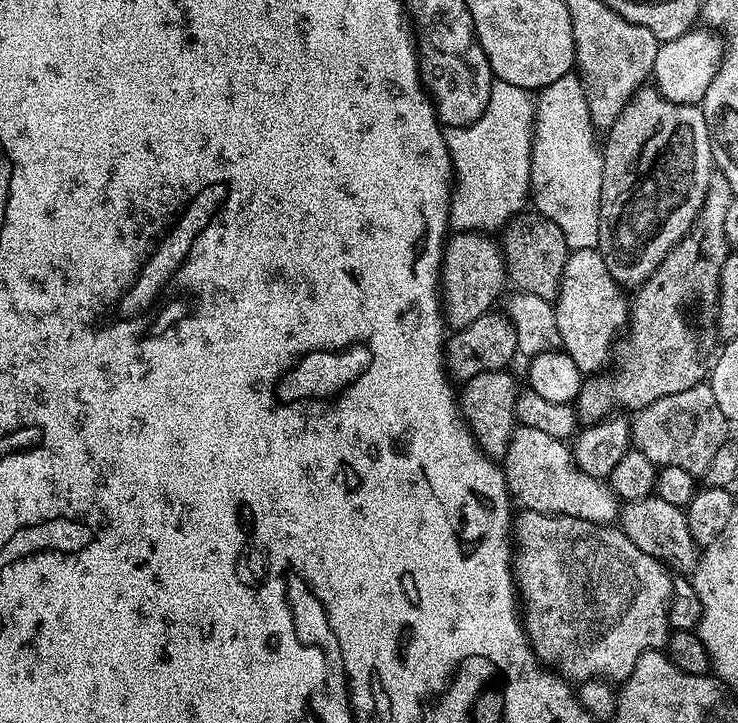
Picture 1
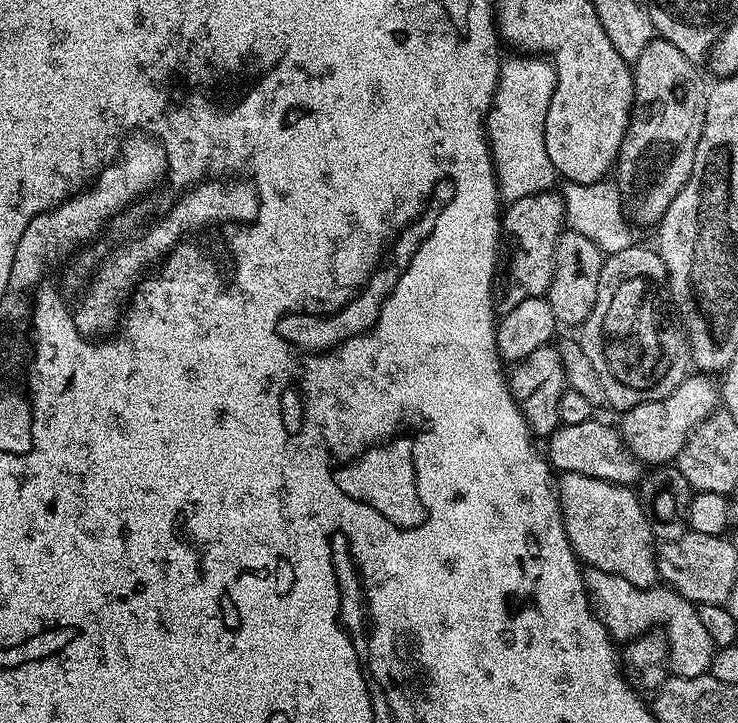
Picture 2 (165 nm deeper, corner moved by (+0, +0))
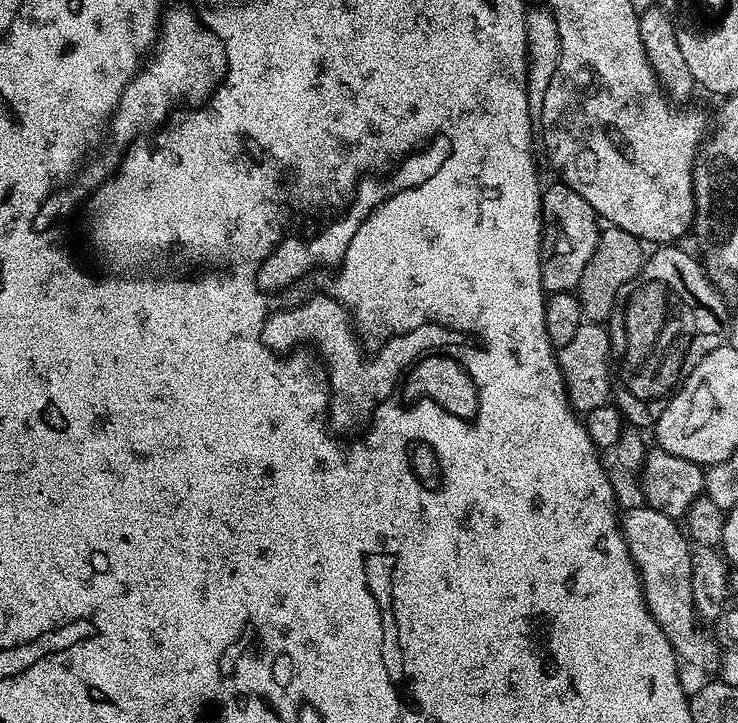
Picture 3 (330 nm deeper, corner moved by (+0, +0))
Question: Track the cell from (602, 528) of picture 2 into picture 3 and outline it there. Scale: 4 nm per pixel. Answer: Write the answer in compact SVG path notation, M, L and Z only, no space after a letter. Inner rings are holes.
M641 506L623 513L620 531L628 543L628 552L640 574L640 587L644 589L644 601L650 614L666 638L670 638L677 657L685 665L693 664L704 672L715 673L722 655L721 645L711 631L698 623L694 598L692 597L692 554L685 529L657 508Z

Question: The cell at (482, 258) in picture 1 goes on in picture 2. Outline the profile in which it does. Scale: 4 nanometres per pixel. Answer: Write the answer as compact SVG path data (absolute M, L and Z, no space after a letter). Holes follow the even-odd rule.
M556 190L518 198L503 209L500 230L503 239L512 243L512 261L508 264L508 285L504 288L505 309L518 306L518 302L526 302L526 298L544 296L547 293L556 265L556 243L560 241L563 220L564 198Z

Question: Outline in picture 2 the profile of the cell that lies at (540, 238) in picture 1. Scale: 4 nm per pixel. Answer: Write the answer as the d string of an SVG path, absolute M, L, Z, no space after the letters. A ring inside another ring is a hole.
M571 230L561 231L560 241L556 243L556 265L552 281L546 293L550 302L550 310L554 310L557 325L573 330L579 329L590 318L594 310L594 302L598 298L598 278L602 274L606 256L586 234L578 234Z

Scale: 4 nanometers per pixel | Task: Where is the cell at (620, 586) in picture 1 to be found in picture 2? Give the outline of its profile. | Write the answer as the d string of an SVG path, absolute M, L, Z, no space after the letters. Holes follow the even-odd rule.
M595 570L587 573L586 583L592 610L604 623L613 641L637 640L639 636L645 636L647 632L653 630L662 630L666 643L674 644L674 646L680 646L680 640L712 640L702 626L697 605L687 600L685 596L679 596L670 587L639 588L626 582L626 578Z

